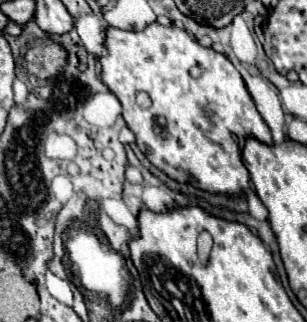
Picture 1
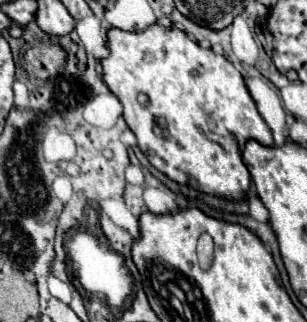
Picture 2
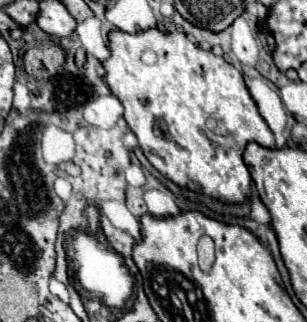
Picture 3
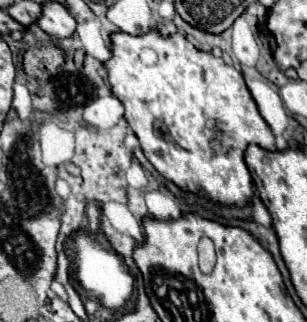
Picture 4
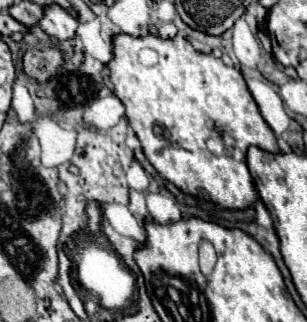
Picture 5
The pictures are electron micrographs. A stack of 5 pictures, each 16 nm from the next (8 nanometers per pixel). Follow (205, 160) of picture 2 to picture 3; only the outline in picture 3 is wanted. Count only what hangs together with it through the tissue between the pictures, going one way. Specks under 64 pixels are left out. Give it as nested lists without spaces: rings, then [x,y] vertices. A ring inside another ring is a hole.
[[[158,26],[142,34],[110,32],[110,58],[104,60],[106,82],[112,94],[124,104],[124,120],[136,134],[150,164],[174,184],[208,194],[226,204],[244,204],[252,194],[252,178],[244,164],[244,150],[250,142],[262,148],[276,148],[272,130],[260,116],[242,74],[222,56],[194,46],[182,32],[164,34]]]

